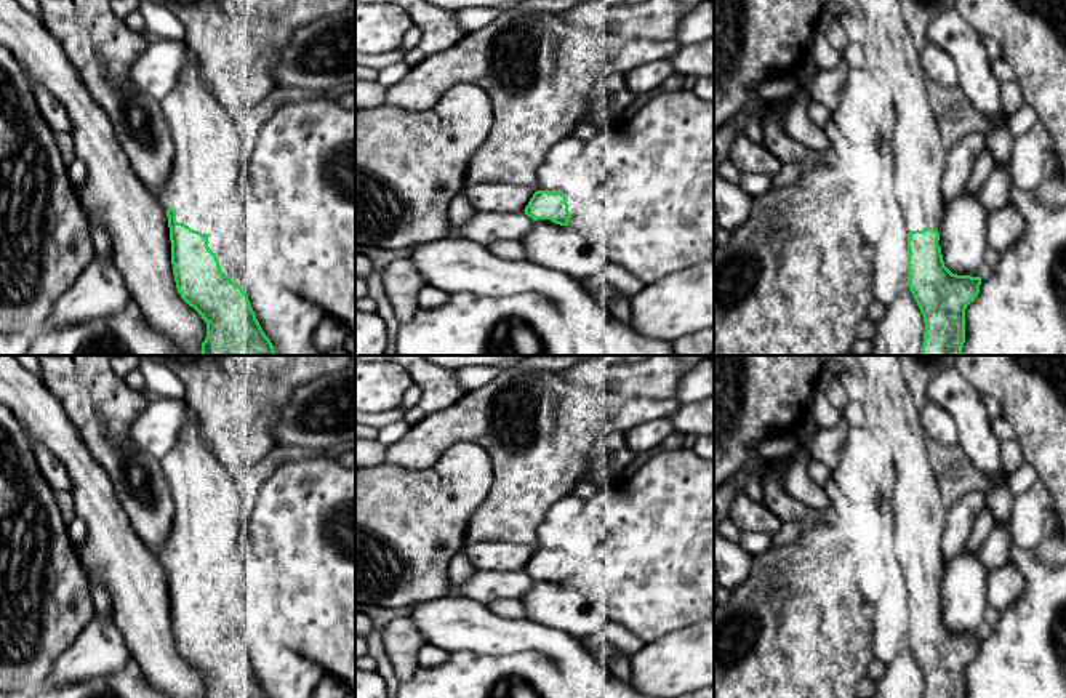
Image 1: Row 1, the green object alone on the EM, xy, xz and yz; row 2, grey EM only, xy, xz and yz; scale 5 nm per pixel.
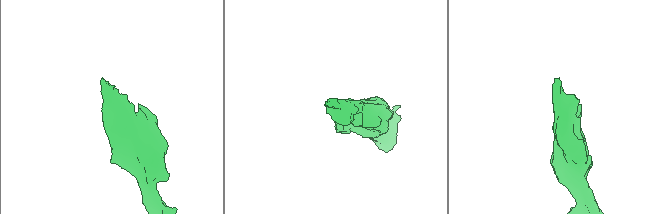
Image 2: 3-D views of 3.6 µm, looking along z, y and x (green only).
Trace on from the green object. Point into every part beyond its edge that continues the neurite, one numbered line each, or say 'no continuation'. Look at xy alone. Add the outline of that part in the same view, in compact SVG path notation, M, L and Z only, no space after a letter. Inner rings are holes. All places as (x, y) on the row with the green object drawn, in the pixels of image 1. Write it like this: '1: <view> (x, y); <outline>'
1: xy (208, 160); M198 54L160 106L174 144L170 181L157 197L162 208L173 208L176 221L190 229L194 218L211 216L211 199L222 199L232 211L245 158L234 123L203 83Z

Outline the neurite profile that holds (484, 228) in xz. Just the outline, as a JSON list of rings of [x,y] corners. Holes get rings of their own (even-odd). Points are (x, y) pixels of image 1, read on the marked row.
[[[474,211],[464,223],[459,237],[490,247],[501,240],[522,240],[535,226],[535,221],[520,213]]]

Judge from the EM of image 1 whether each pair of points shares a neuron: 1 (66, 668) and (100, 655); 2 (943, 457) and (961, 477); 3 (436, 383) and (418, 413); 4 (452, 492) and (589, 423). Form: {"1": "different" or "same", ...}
{"1": "same", "2": "same", "3": "same", "4": "different"}

